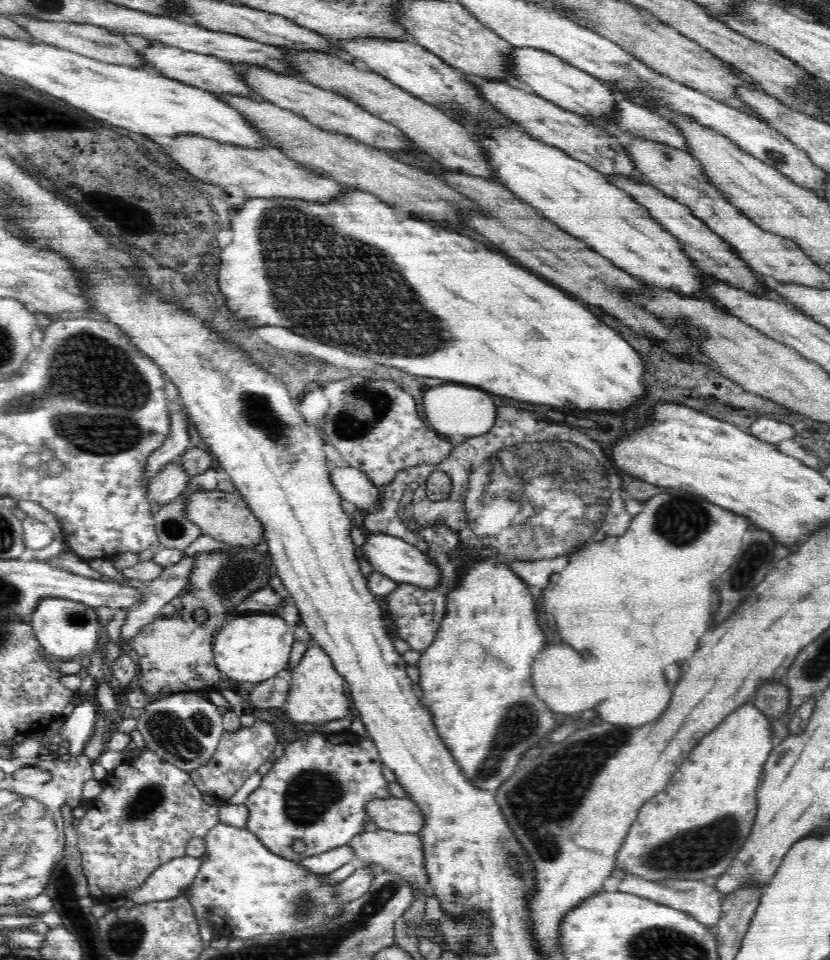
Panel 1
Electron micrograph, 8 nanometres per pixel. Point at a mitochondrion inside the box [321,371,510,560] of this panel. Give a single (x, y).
(345, 423)

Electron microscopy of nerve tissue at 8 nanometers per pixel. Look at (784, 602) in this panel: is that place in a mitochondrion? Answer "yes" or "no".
no

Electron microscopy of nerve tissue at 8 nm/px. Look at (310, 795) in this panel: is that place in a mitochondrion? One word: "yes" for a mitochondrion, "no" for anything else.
yes

